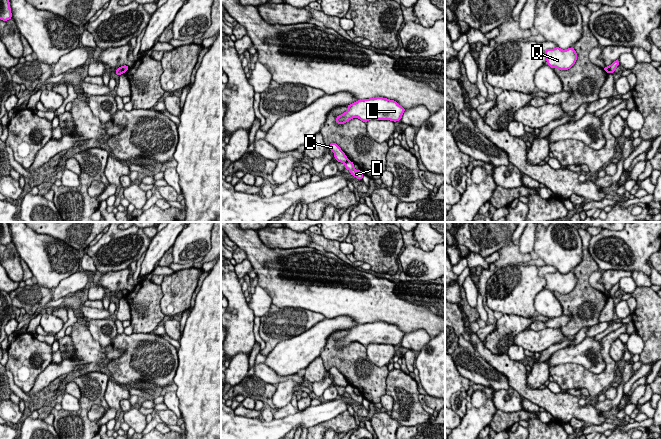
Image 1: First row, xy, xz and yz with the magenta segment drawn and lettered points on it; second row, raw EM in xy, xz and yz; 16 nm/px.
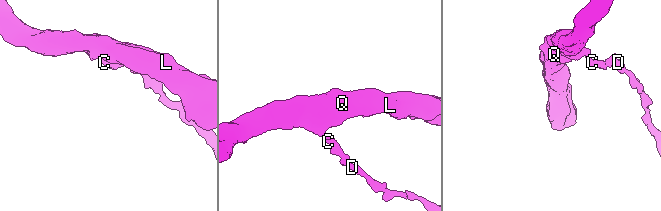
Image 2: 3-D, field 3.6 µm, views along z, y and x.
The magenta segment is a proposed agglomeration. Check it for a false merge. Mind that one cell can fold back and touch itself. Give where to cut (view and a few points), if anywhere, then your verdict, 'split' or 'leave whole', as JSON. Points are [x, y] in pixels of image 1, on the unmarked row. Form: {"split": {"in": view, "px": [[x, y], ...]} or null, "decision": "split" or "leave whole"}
{"split": {"in": "xz", "px": [[348, 384], [345, 387]]}, "decision": "split"}

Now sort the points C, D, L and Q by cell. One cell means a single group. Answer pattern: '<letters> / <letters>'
C L Q / D

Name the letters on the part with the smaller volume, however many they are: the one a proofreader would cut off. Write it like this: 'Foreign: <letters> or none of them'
Foreign: D

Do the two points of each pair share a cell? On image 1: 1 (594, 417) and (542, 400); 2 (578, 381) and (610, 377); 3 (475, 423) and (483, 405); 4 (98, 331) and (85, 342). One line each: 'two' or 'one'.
1: one
2: one
3: one
4: two

